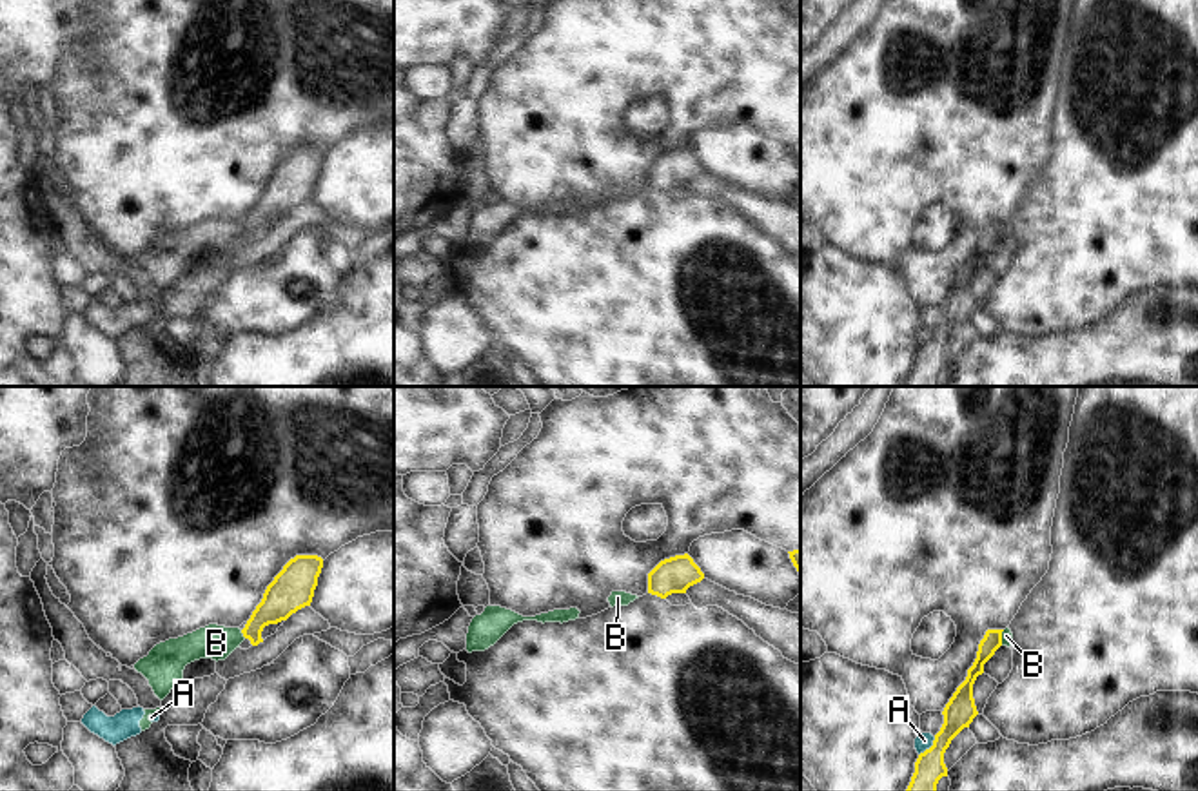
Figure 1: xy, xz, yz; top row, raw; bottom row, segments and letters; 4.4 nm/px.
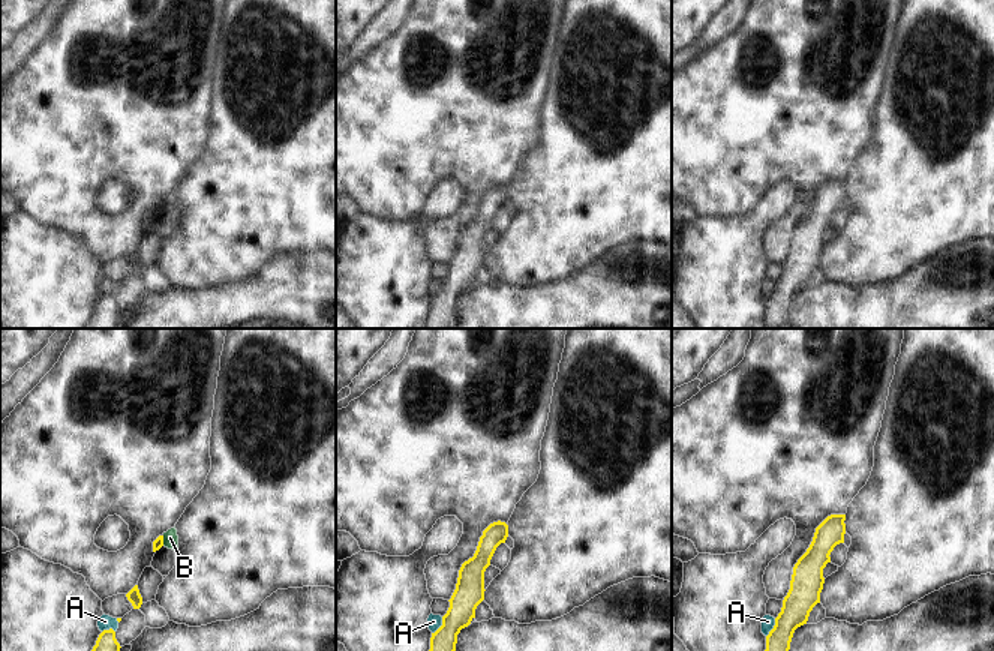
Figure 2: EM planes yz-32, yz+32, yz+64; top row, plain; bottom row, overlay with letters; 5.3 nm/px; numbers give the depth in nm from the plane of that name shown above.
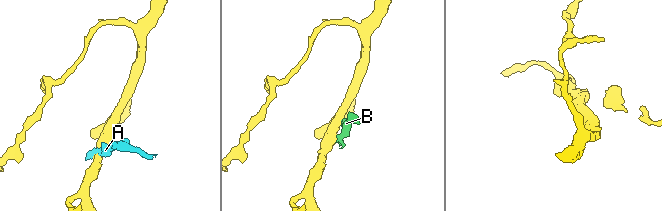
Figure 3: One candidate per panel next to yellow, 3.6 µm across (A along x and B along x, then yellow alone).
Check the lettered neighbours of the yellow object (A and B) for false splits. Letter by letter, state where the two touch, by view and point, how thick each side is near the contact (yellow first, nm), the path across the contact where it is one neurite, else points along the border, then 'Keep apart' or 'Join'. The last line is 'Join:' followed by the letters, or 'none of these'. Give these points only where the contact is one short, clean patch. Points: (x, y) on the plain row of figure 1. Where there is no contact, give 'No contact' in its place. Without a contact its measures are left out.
A: Touches yellow at yz (930, 341). Thickness 140 nm (yellow) against 80 nm. Boundary: yz (935, 331), (919, 349). Keep apart
B: Touches yellow at xy (242, 225). Thickness 170 nm (yellow) against 150 nm. Boundary: xy (240, 224), (245, 231). Keep apart
Join: none of these.

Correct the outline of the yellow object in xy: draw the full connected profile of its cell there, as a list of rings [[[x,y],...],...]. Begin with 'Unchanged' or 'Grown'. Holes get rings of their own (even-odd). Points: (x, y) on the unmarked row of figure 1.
Unchanged. [[[318,149],[290,152],[267,180],[261,196],[241,223],[243,230],[258,239],[263,236],[265,220],[287,214],[298,203],[310,200],[321,161],[323,152]]]

